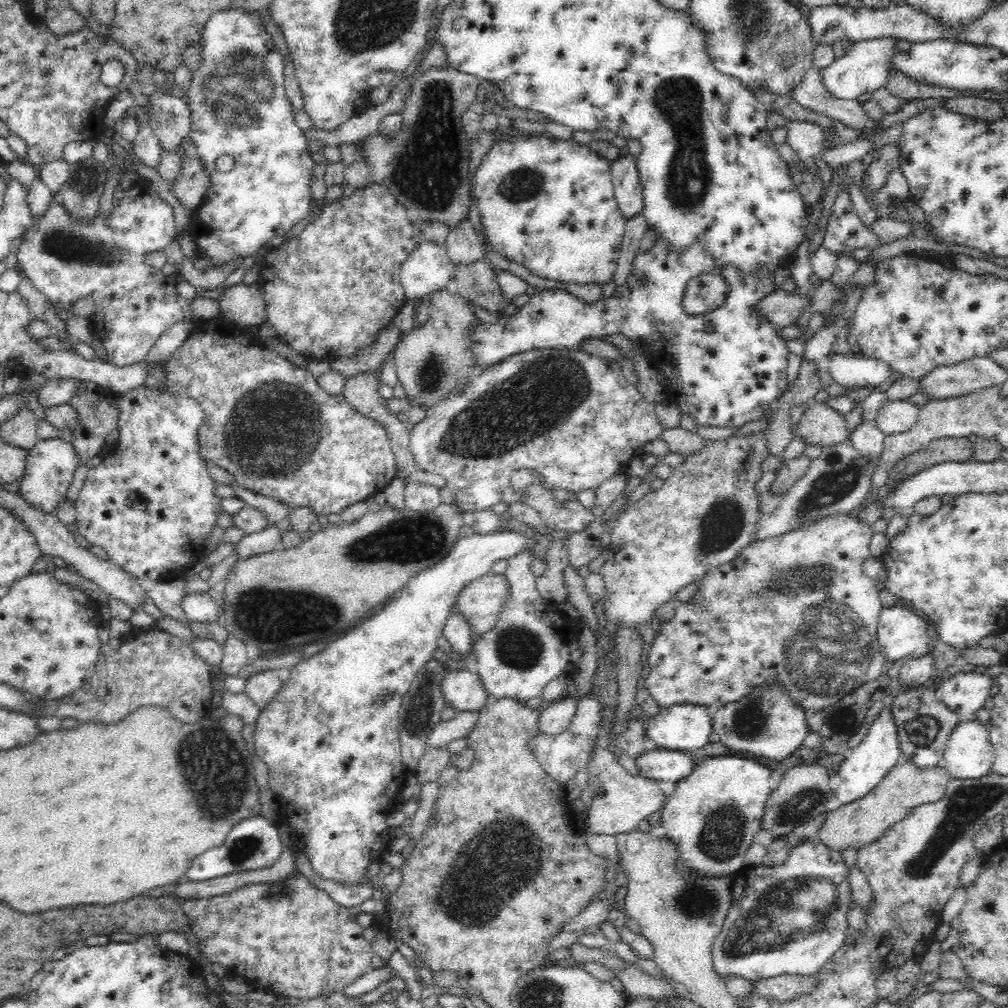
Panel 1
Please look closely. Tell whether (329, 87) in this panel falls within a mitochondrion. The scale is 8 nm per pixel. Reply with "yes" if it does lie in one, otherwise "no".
no

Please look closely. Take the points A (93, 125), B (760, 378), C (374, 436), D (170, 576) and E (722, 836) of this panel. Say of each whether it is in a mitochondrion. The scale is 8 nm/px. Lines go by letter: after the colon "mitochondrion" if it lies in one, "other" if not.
A: other
B: other
C: other
D: other
E: mitochondrion

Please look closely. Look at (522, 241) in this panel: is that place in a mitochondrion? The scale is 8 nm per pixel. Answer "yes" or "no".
no

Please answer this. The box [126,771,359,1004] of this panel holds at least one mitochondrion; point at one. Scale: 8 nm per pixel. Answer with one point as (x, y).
(246, 847)

